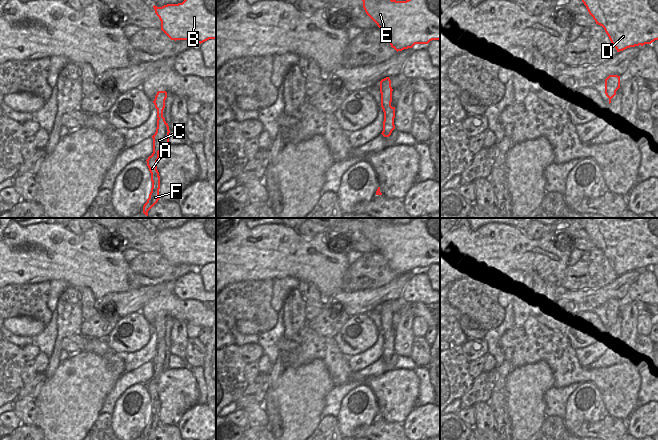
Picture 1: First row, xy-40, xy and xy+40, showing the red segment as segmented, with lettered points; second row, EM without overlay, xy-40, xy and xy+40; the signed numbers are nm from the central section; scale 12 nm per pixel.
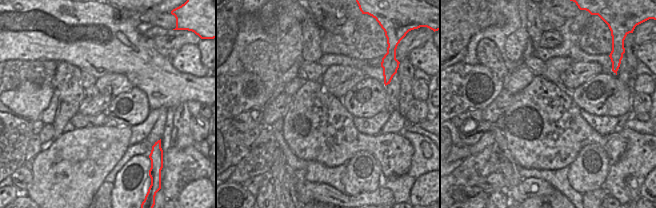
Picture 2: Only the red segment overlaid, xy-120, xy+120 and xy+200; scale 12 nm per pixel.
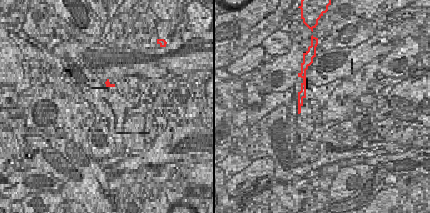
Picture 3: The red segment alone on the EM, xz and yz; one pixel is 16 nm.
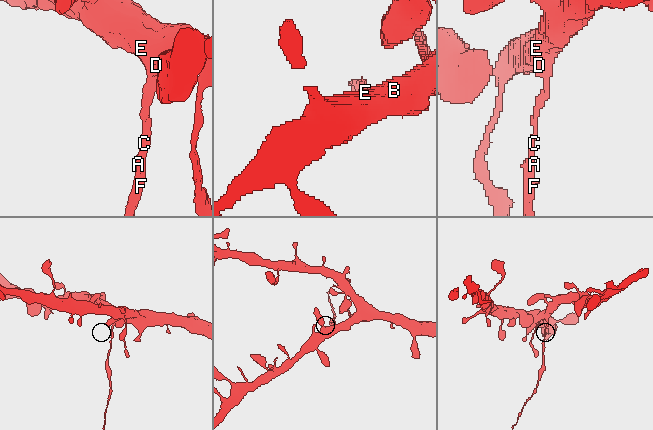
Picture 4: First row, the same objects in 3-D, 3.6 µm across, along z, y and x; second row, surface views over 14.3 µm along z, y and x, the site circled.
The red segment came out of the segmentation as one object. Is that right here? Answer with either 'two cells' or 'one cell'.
two cells

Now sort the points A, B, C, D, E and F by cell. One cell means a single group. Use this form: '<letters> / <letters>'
A C F / B D E

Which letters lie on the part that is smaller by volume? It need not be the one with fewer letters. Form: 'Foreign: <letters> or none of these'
Foreign: A, C, F

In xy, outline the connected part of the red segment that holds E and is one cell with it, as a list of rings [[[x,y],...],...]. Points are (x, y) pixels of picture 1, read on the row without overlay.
[[[352,218],[363,225],[366,238],[384,256],[397,276],[415,268],[428,268],[440,264],[440,218],[414,218],[406,225],[392,224],[381,218]]]

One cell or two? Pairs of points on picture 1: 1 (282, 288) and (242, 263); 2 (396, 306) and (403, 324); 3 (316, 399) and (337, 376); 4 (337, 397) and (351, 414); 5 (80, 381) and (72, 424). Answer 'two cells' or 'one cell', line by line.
1: two cells
2: two cells
3: two cells
4: two cells
5: one cell

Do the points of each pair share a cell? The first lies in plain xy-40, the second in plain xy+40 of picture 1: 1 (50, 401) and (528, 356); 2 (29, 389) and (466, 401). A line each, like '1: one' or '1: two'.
1: two
2: one

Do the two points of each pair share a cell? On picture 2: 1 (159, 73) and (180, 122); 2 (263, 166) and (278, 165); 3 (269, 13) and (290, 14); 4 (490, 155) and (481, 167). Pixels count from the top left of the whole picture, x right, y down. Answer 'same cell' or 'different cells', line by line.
1: different cells
2: different cells
3: same cell
4: same cell

